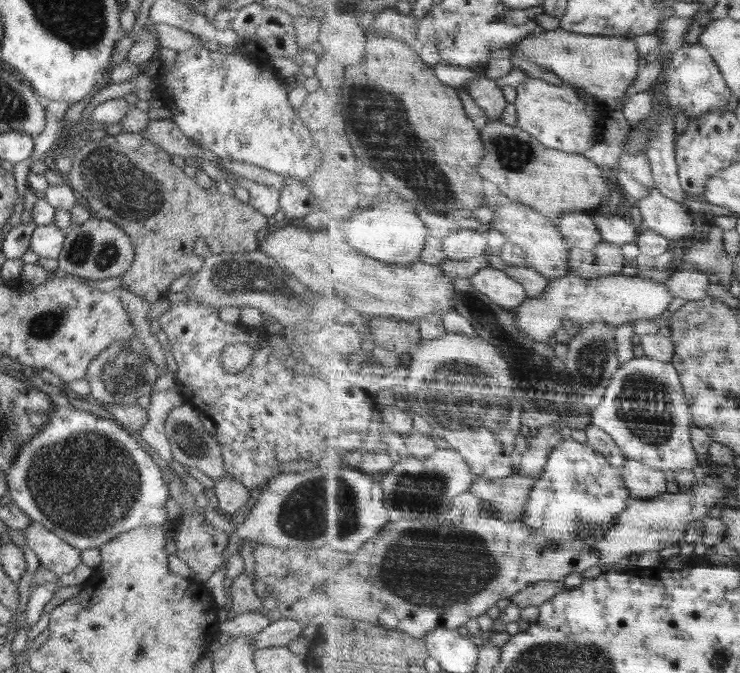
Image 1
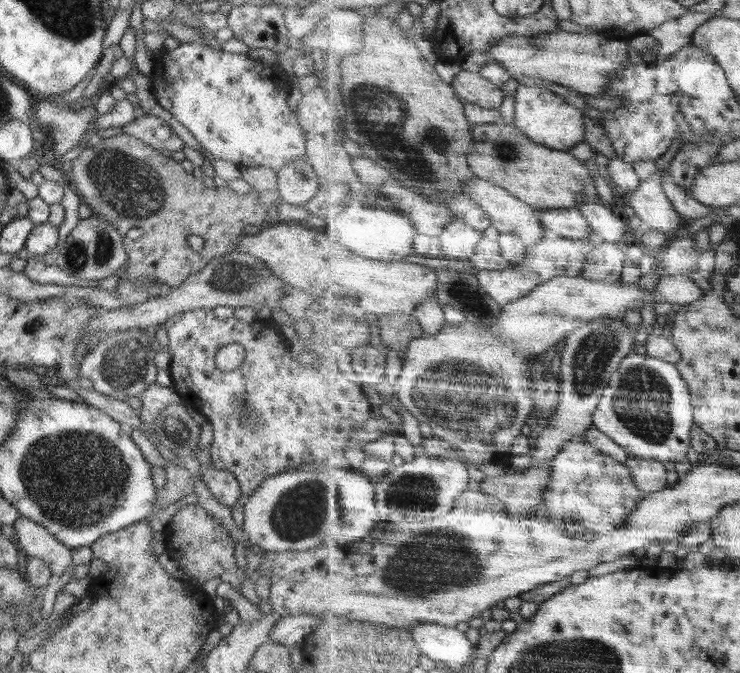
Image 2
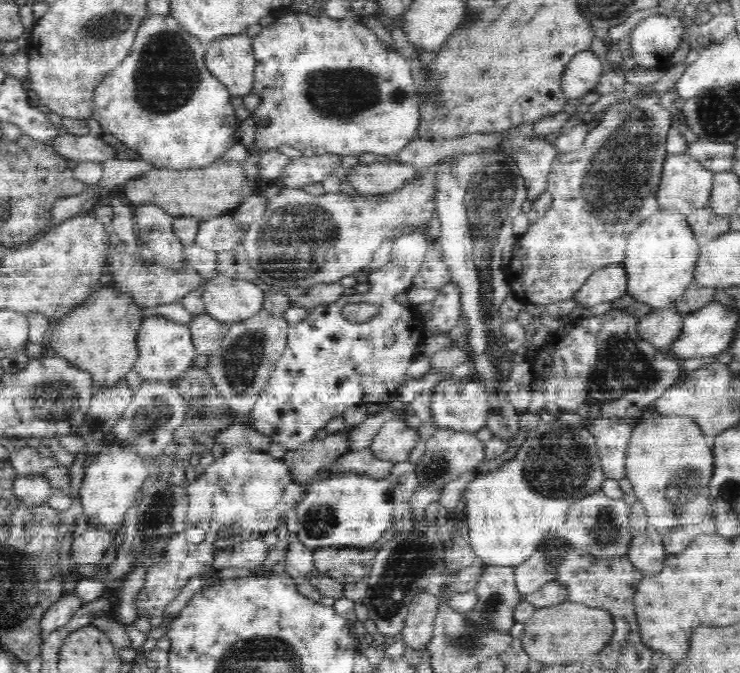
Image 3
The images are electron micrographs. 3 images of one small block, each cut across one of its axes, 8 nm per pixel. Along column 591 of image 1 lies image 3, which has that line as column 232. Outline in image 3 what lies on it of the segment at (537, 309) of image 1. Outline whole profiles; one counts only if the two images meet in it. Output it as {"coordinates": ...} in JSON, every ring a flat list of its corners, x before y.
{"coordinates":[[214,276,203,290,205,310,214,318,232,324,246,322,265,312,268,289,254,281]]}

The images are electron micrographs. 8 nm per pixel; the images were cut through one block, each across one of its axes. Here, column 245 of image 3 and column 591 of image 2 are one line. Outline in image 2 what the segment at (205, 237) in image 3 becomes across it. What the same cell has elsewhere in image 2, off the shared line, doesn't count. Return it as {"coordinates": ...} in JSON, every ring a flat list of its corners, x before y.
{"coordinates":[[577,207,538,209,538,217,542,219,544,230,548,230,551,235,586,240,592,232,595,232,586,215]]}

